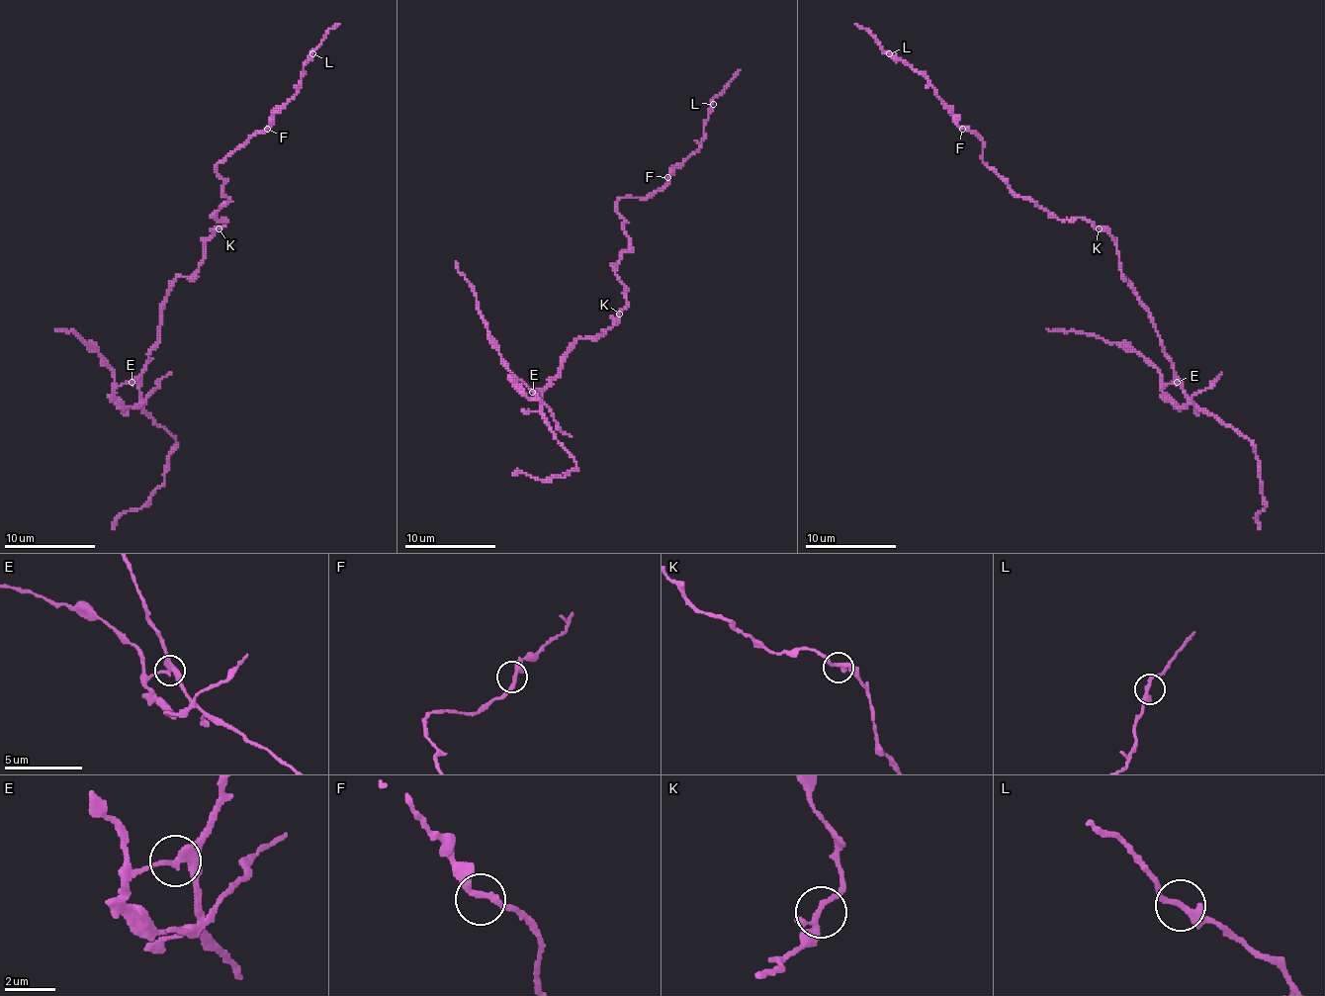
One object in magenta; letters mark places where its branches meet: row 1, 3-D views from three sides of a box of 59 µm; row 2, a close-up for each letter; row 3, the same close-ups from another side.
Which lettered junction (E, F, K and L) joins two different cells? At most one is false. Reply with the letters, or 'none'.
E

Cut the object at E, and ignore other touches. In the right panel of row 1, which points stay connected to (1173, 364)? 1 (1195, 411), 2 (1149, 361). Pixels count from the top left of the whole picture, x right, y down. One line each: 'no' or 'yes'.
1: yes
2: no

